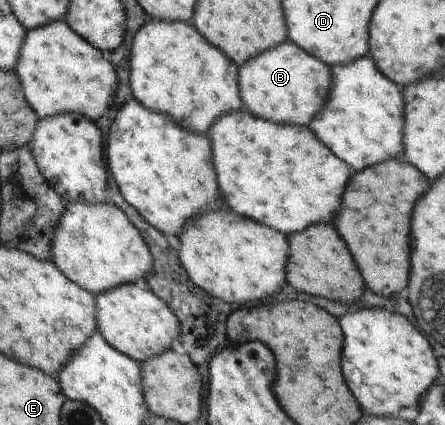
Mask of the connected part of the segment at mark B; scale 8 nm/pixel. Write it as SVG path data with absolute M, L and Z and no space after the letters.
M288 39L237 67L239 96L244 107L254 116L277 124L308 126L322 112L330 93L331 68Z

